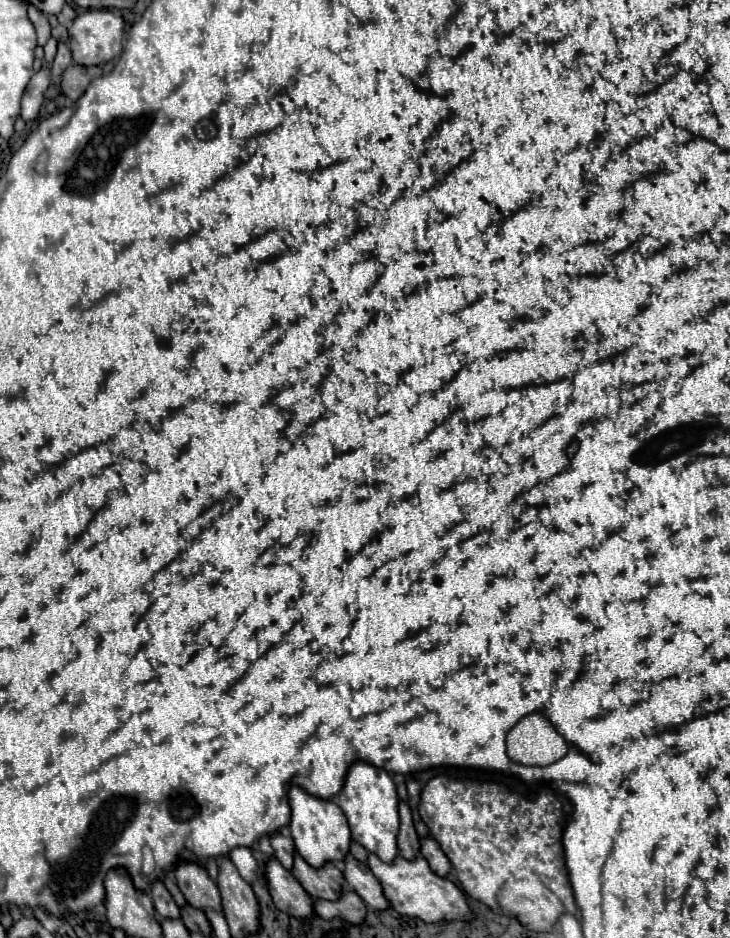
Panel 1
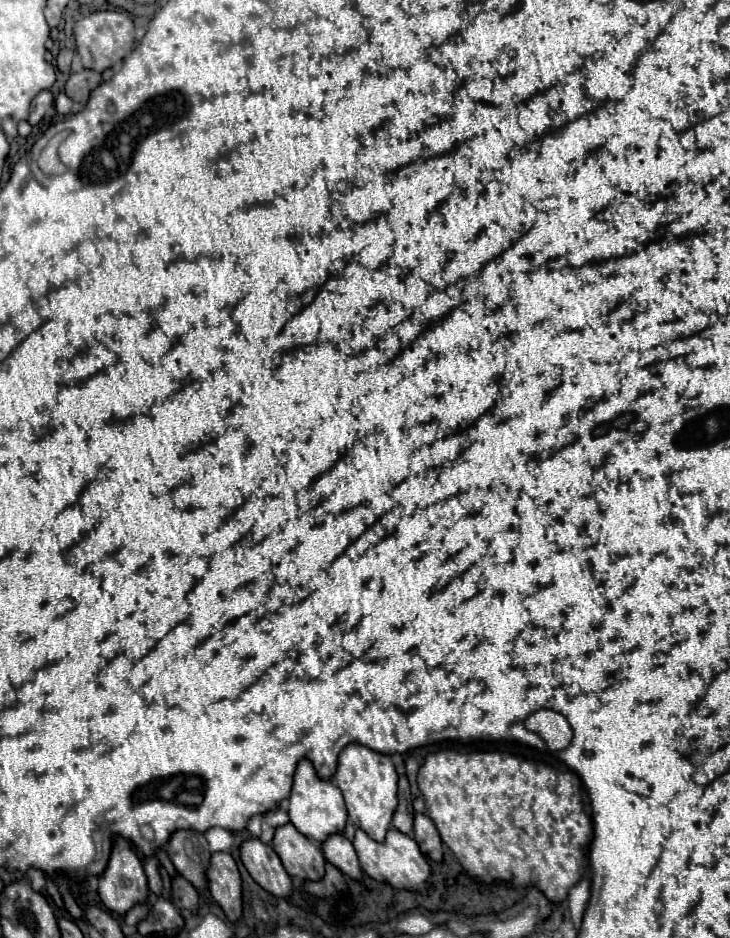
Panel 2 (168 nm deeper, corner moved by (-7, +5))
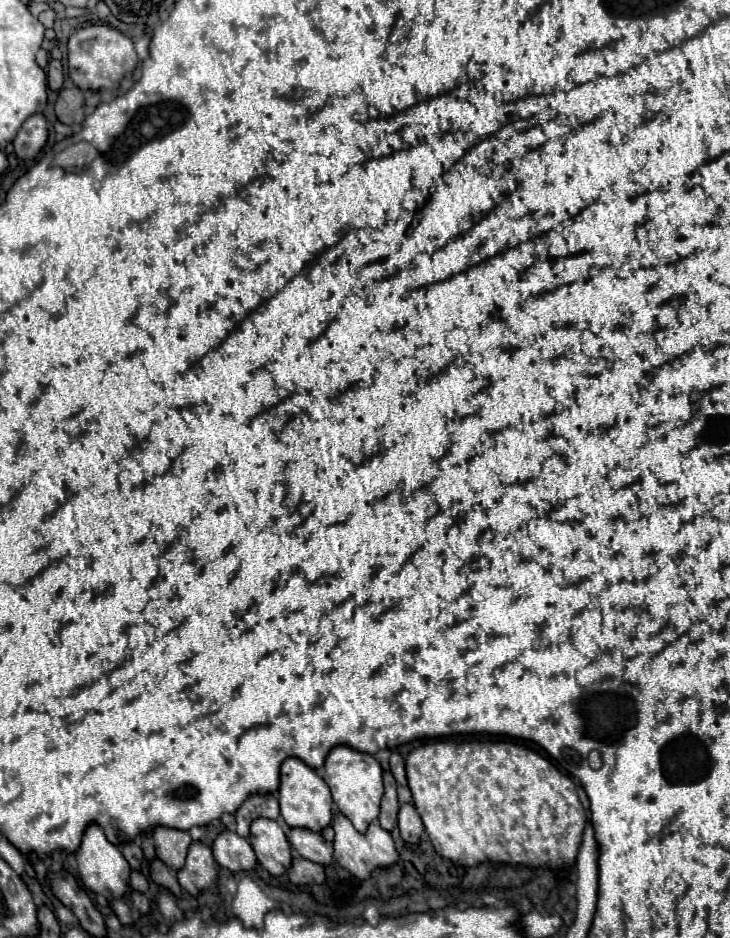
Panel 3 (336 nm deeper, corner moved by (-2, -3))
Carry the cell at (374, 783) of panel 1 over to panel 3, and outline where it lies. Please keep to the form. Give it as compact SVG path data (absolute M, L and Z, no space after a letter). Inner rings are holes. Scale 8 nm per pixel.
M340 745L334 747L324 763L324 781L328 783L336 809L350 819L350 823L360 831L366 833L368 825L374 823L380 815L380 801L384 797L384 785L382 785L382 767L380 763L368 755L360 753L352 747Z

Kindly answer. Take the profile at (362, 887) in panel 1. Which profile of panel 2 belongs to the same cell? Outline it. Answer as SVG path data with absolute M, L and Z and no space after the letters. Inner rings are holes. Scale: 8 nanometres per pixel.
M339 833L329 835L329 837L321 843L321 849L323 849L325 859L327 859L331 865L335 865L339 871L343 871L345 875L349 875L351 879L361 879L363 871L361 871L357 853L355 853L355 849L353 849L353 843L351 843L349 839L345 839L345 837L339 835Z

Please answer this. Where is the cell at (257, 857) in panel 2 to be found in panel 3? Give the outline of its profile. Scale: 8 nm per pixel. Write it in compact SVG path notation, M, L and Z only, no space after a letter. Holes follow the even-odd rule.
M234 831L220 833L214 841L212 853L216 863L230 871L254 871L258 867L258 859L252 845Z

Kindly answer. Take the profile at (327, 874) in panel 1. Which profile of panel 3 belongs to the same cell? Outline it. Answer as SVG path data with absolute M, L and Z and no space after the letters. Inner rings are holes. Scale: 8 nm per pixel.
M256 819L250 827L252 847L260 865L274 877L282 877L294 859L294 849L284 827L272 819Z

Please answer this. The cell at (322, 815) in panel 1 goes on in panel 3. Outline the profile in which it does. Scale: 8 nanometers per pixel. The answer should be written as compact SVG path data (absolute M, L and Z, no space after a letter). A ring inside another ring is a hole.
M290 757L282 763L278 801L280 801L282 819L292 829L308 829L308 831L320 833L334 819L334 801L332 801L328 785L314 769L310 769L308 765L304 765L304 761L296 757Z

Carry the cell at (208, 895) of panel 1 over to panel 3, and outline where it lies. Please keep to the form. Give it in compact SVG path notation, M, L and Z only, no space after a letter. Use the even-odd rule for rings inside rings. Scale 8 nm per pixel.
M156 827L154 845L156 845L158 859L164 861L172 871L180 871L186 863L186 855L188 855L188 847L192 845L192 837L186 831Z

